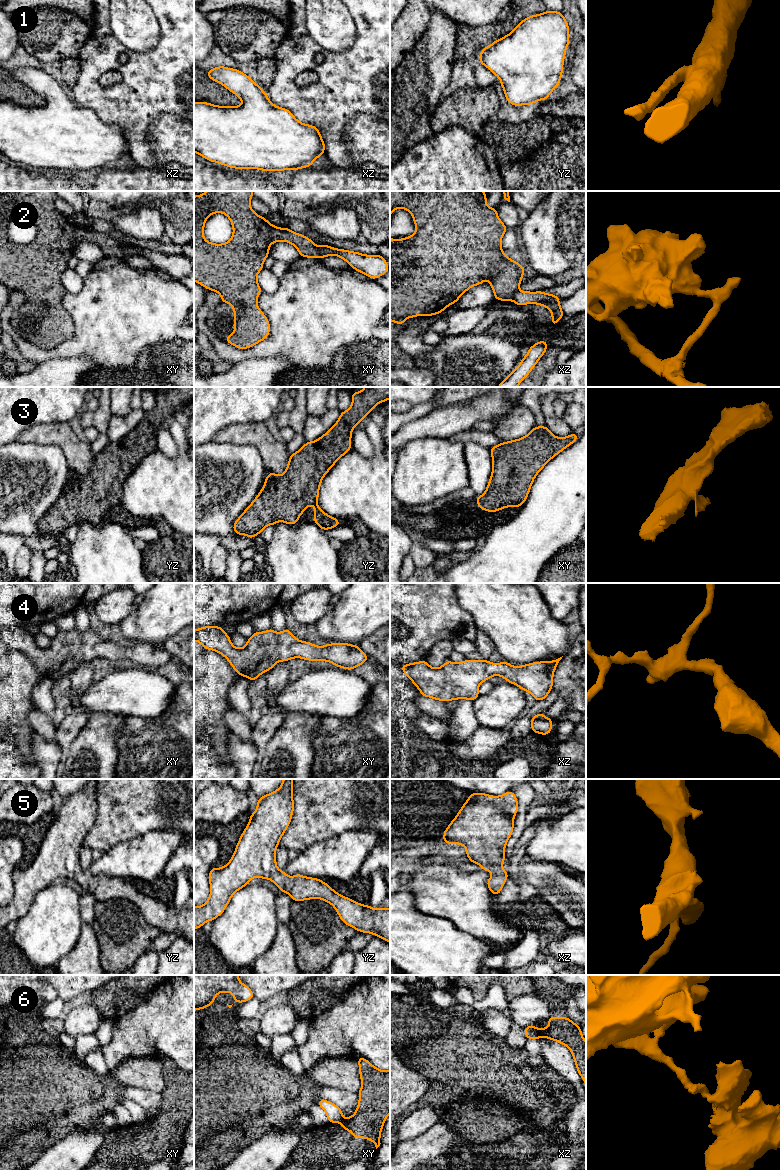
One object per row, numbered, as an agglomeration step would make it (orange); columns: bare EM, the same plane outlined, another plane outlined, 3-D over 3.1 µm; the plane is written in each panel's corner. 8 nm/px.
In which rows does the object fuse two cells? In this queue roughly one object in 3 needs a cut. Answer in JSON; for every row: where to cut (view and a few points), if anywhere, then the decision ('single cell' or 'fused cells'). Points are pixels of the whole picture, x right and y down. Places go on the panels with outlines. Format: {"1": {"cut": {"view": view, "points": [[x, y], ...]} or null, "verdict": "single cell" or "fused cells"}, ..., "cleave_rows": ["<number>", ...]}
{"1": {"cut": null, "verdict": "single cell"}, "2": {"cut": {"view": "xy", "points": [[317, 247], [320, 257]]}, "verdict": "fused cells"}, "3": {"cut": null, "verdict": "single cell"}, "4": {"cut": null, "verdict": "single cell"}, "5": {"cut": null, "verdict": "single cell"}, "6": {"cut": {"view": "xz", "points": [[536, 1028], [540, 1037]]}, "verdict": "fused cells"}, "cleave_rows": ["2", "6"]}

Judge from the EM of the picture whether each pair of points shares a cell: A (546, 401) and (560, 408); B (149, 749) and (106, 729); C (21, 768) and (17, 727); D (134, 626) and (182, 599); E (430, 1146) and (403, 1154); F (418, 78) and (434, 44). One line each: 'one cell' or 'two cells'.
A: two cells
B: two cells
C: two cells
D: one cell
E: one cell
F: one cell

